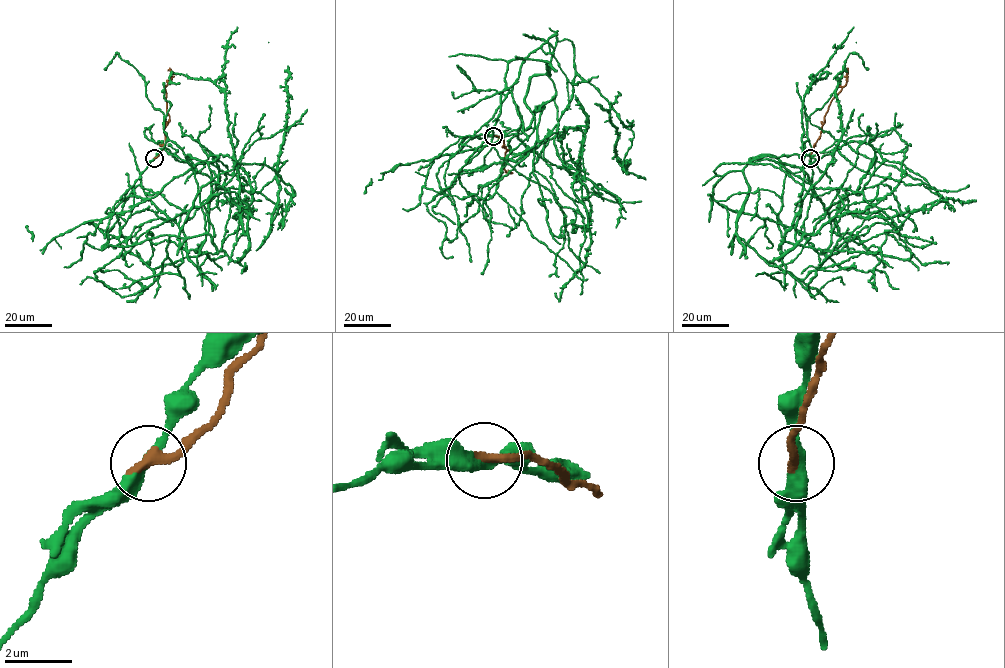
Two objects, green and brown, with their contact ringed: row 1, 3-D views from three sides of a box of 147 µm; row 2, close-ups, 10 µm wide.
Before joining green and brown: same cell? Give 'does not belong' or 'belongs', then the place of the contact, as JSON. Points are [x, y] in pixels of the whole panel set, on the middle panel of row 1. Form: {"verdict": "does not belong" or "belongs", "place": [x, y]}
{"verdict": "does not belong", "place": [493, 136]}

